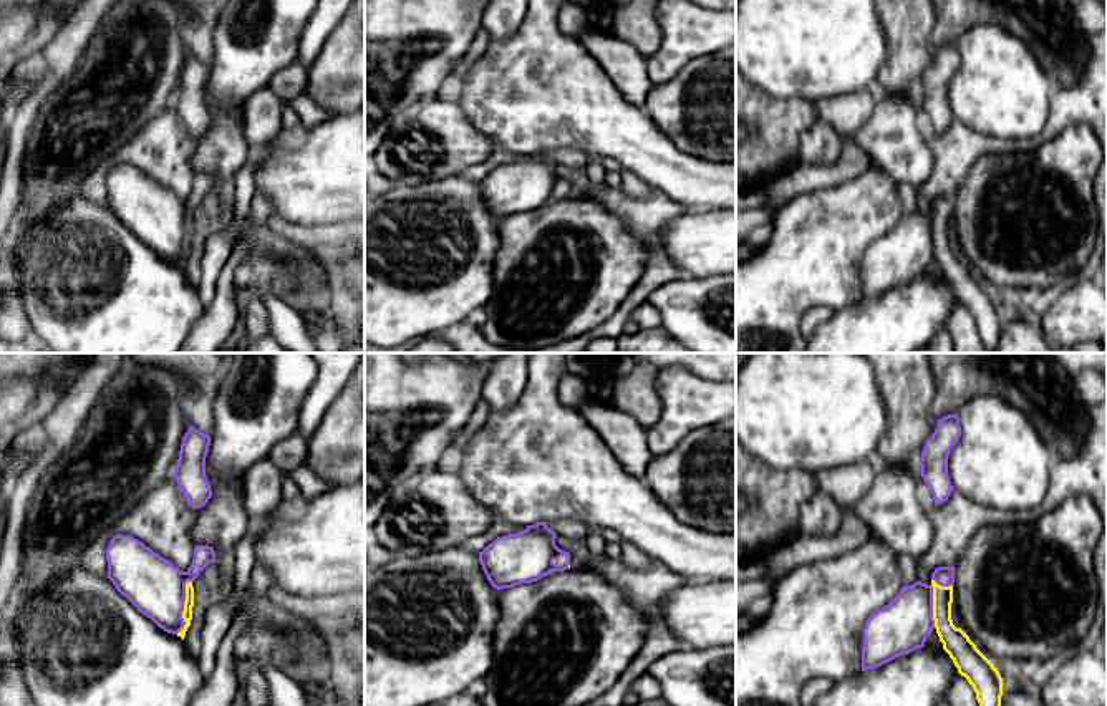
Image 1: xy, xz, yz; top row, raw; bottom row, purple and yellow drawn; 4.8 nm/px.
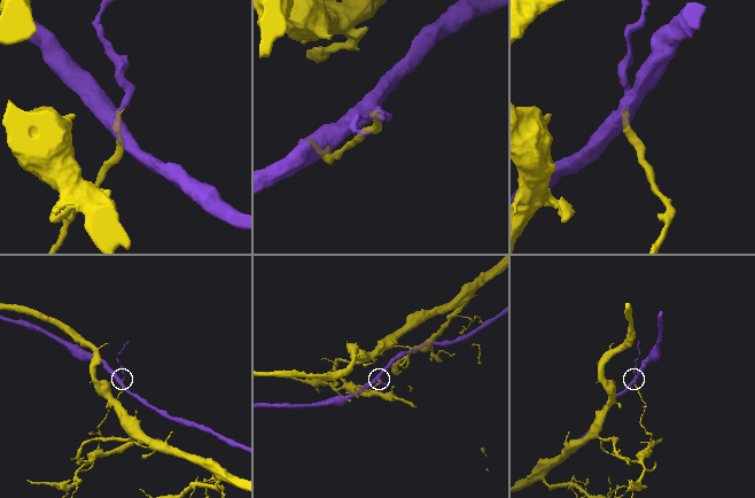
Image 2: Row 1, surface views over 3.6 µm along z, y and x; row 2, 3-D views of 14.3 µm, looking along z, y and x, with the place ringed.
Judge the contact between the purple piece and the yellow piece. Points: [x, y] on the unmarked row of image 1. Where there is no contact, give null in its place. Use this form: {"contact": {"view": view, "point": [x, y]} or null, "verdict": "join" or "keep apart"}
{"contact": {"view": "xy", "point": [183, 236]}, "verdict": "keep apart"}

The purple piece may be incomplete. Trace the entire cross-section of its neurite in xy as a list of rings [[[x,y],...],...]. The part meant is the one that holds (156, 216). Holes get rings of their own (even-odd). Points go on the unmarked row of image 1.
[[[118,162],[106,177],[106,187],[108,207],[116,219],[159,257],[177,264],[186,254],[186,212],[215,191],[215,181],[209,174],[196,174],[191,196],[181,201],[138,167]]]

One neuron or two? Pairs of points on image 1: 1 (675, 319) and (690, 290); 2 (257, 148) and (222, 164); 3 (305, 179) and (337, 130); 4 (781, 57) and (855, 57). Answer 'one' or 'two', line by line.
1: one
2: two
3: one
4: one

